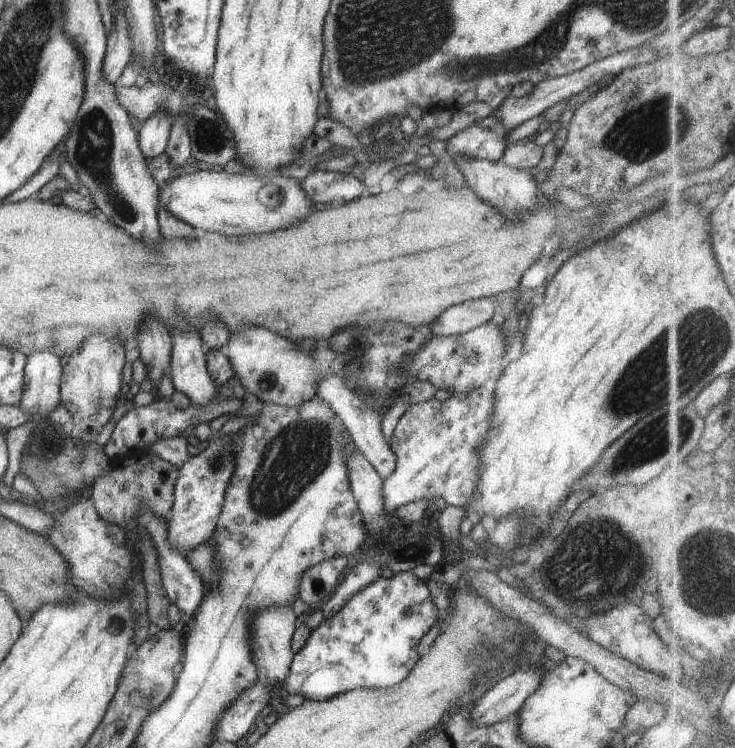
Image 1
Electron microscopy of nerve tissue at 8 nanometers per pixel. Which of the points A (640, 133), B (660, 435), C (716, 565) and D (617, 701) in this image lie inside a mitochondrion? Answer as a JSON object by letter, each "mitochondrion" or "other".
{"A":"mitochondrion","B":"mitochondrion","C":"mitochondrion","D":"other"}

